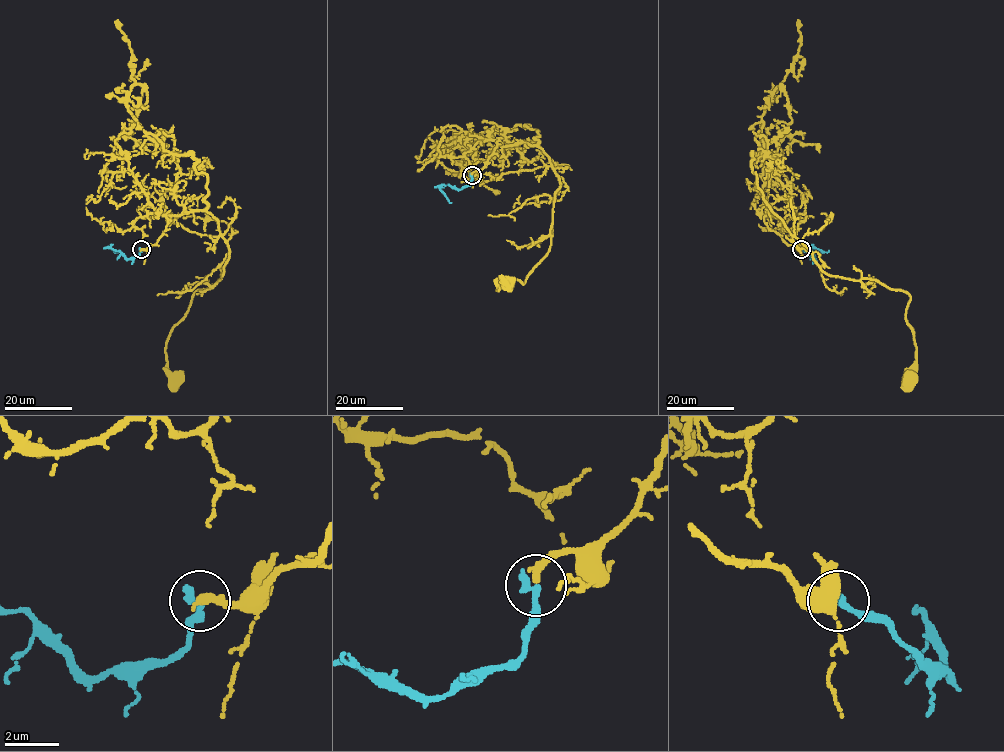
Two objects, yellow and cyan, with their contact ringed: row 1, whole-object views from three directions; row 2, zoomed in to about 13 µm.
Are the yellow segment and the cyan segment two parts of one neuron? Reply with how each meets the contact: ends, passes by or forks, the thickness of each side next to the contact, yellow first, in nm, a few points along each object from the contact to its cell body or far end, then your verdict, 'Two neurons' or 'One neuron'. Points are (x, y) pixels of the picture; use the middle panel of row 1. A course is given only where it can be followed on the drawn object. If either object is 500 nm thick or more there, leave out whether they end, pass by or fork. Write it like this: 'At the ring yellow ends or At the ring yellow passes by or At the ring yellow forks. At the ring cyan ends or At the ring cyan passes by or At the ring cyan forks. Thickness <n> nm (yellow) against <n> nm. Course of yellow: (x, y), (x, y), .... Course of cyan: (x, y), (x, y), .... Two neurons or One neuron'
At the ring yellow ends. At the ring cyan ends. Thickness 300 nm (yellow) against 320 nm. Course of yellow: (472, 175), (499, 138), (538, 145), (560, 183), (549, 249), (523, 284), (496, 290), (507, 284). Course of cyan: (472, 175), (471, 183), (461, 189), (440, 186), (440, 190), (451, 203). One neuron

